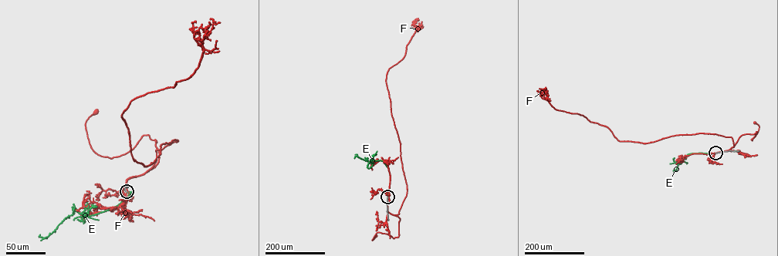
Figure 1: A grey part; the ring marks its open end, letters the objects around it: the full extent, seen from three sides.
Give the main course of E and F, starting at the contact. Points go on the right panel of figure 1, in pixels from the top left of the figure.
E: (715, 153), (688, 154), (680, 159), (677, 170)
F: (715, 153), (728, 150), (741, 136), (756, 131), (752, 140), (759, 127), (754, 122)

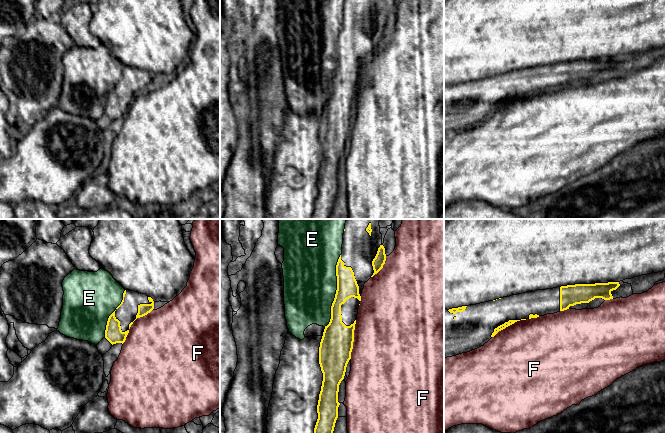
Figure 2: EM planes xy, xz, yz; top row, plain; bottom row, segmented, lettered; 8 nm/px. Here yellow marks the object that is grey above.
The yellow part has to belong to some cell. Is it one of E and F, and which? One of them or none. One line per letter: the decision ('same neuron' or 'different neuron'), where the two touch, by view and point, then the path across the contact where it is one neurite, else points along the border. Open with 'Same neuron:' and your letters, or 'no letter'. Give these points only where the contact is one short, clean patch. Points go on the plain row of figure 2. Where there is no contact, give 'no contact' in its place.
Same neuron: no letter
E: different neuron; contact xz (336, 67)
F: different neuron; contact xy (132, 99)

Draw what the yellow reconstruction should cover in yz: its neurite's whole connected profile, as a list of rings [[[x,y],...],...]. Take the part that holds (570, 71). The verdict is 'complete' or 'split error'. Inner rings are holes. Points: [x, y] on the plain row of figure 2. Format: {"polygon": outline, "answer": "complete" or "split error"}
{"polygon": [[[619,58],[567,61],[512,71],[476,81],[444,85],[444,134],[483,122],[499,107],[517,97],[554,90],[576,80],[589,79],[595,74],[613,75],[611,68],[619,62]]], "answer": "split error"}

